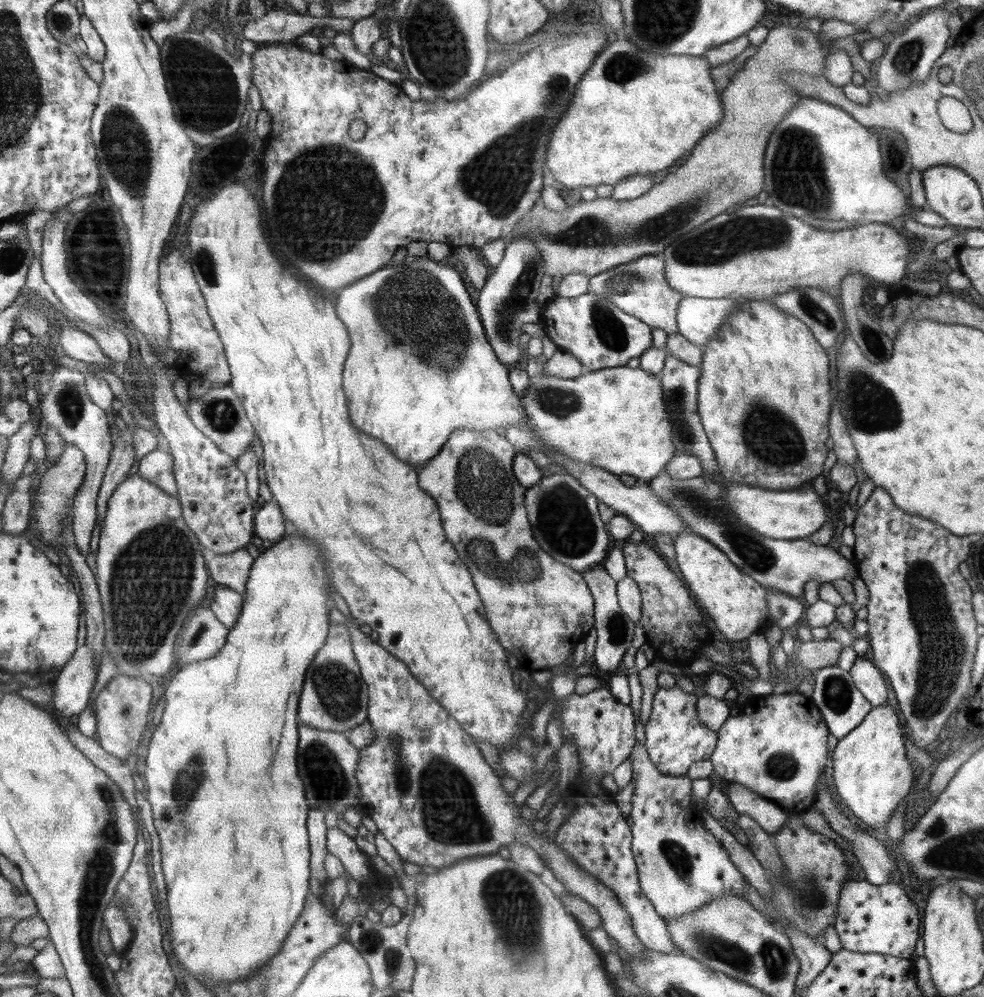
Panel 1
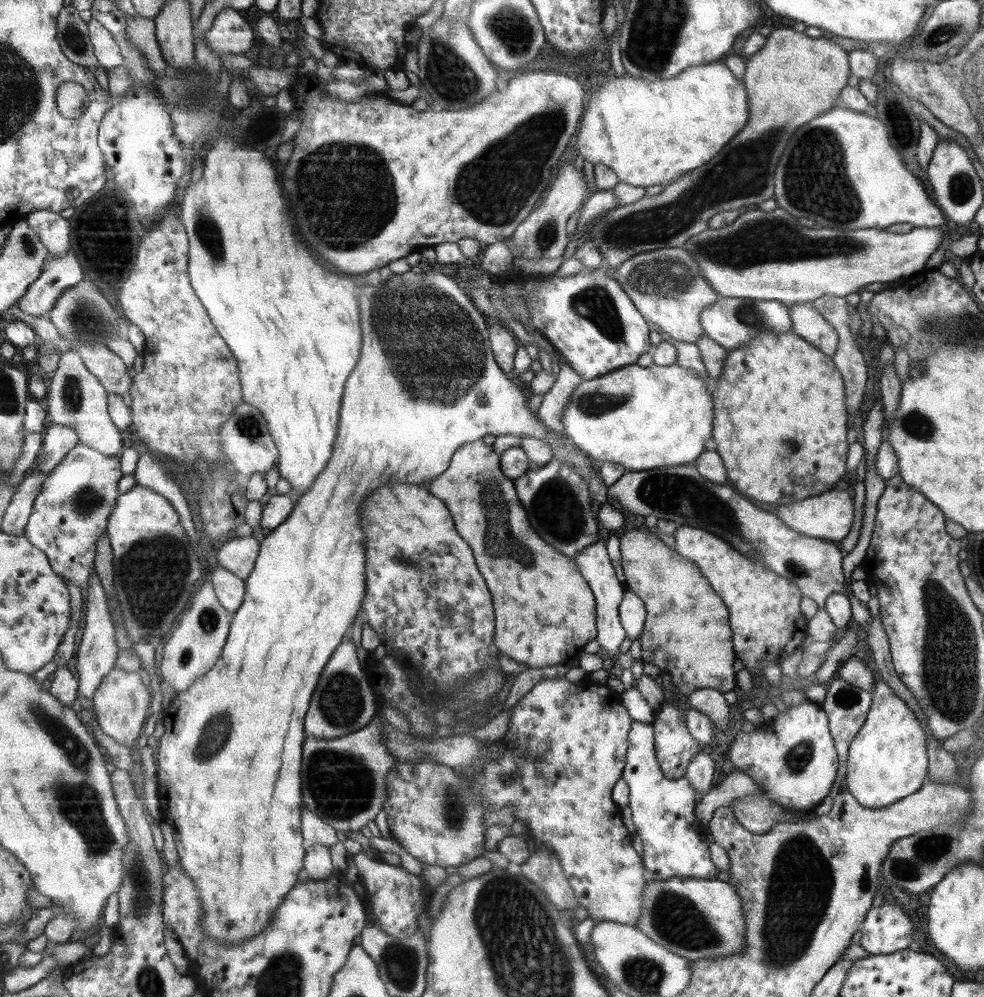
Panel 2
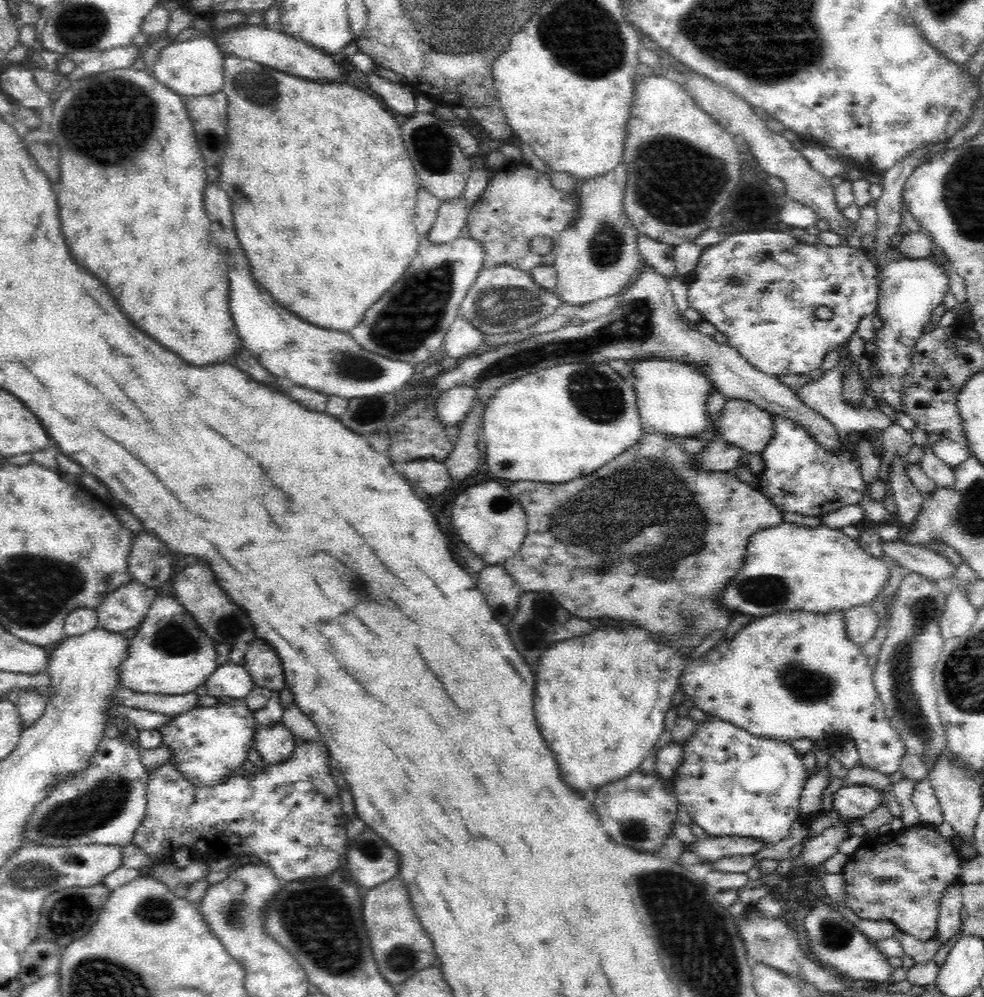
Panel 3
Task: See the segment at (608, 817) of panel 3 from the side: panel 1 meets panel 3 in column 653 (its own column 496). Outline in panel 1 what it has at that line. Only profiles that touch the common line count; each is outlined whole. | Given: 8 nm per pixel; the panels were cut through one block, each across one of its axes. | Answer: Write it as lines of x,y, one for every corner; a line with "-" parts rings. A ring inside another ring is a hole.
348,617
345,625
350,632
350,642
360,667
360,674
367,684
369,700
366,721
370,722
374,730
374,739
360,749
360,761
354,771
358,786
362,790
360,807
361,811
372,816
380,834
392,844
398,856
405,862
435,866
439,869
449,867
462,859
493,855
503,846
507,847
514,842
528,844
532,850
536,850
536,854
544,858
543,861
560,880
565,890
594,906
601,917
602,929
618,942
626,954
634,958
644,958
647,947
636,937
632,920
618,901
616,893
604,886
598,878
580,869
580,865
570,859
568,853
564,852
555,840
544,838
542,833
536,833
532,827
533,822
522,818
521,809
518,809
514,797
504,791
502,779
484,760
475,738
432,698
404,662
394,658
383,646
372,641
370,635
360,631
360,624
354,617

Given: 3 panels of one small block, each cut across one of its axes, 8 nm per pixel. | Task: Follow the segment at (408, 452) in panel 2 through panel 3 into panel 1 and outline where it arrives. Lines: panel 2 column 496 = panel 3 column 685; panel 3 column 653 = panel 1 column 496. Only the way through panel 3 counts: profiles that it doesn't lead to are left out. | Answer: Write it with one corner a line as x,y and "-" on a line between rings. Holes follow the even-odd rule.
426,257
416,258
411,263
399,263
392,266
384,266
375,273
367,274
358,282
346,286
340,294
334,297
334,304
338,318
344,322
350,338
350,352
344,363
343,389
348,399
348,414
353,426
357,430
370,434
375,440
384,442
388,449
403,462
409,465
426,465
430,458
436,457
440,448
447,442
448,436
455,428
467,428
472,431
494,430
503,433
510,426
525,426
526,412
520,397
514,393
510,380
508,380
509,366
501,363
484,332
478,308
472,302
472,298
464,285
461,274
448,265
439,264
438,261

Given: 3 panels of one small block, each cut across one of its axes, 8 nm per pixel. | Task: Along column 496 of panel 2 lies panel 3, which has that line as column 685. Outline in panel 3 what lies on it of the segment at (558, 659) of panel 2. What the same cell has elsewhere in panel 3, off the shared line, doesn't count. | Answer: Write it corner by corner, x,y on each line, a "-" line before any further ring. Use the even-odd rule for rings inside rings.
645,432
640,442
624,455
584,478
580,476
570,481
507,483
510,493
526,510
528,526
526,542
516,555
503,563
504,568
523,591
553,593
557,601
578,618
636,622
632,626
650,632
674,648
691,646
695,649
708,640
714,630
725,630
734,612
722,607
718,598
720,592
746,565
750,538
764,528
784,523
782,511
732,471
696,470
692,454
673,442
671,436
656,432
-
630,538
642,540
630,544
-
622,578
628,580
630,588
624,600

